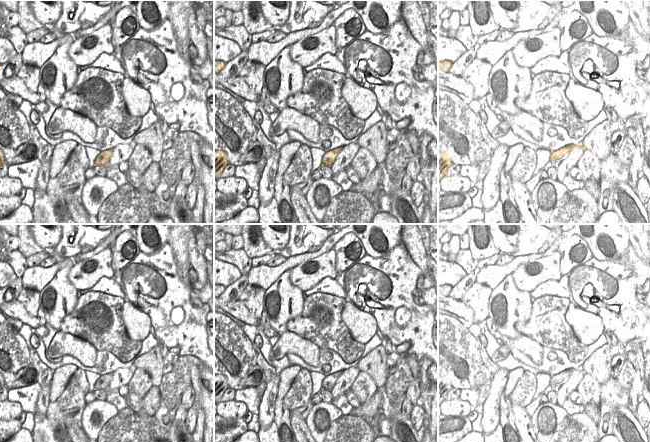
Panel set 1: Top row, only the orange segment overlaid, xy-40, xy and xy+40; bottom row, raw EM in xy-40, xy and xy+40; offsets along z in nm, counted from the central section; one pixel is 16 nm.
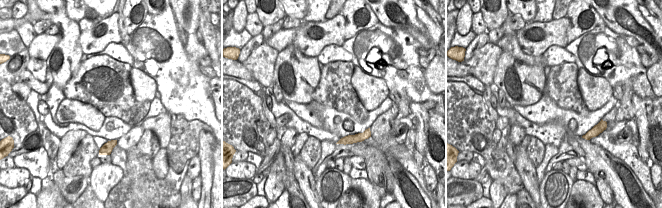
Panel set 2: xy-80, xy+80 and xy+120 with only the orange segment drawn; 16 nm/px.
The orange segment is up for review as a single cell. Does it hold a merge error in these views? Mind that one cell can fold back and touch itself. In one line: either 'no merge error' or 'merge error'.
no merge error

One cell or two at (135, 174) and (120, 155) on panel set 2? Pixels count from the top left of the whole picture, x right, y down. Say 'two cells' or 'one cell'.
two cells

